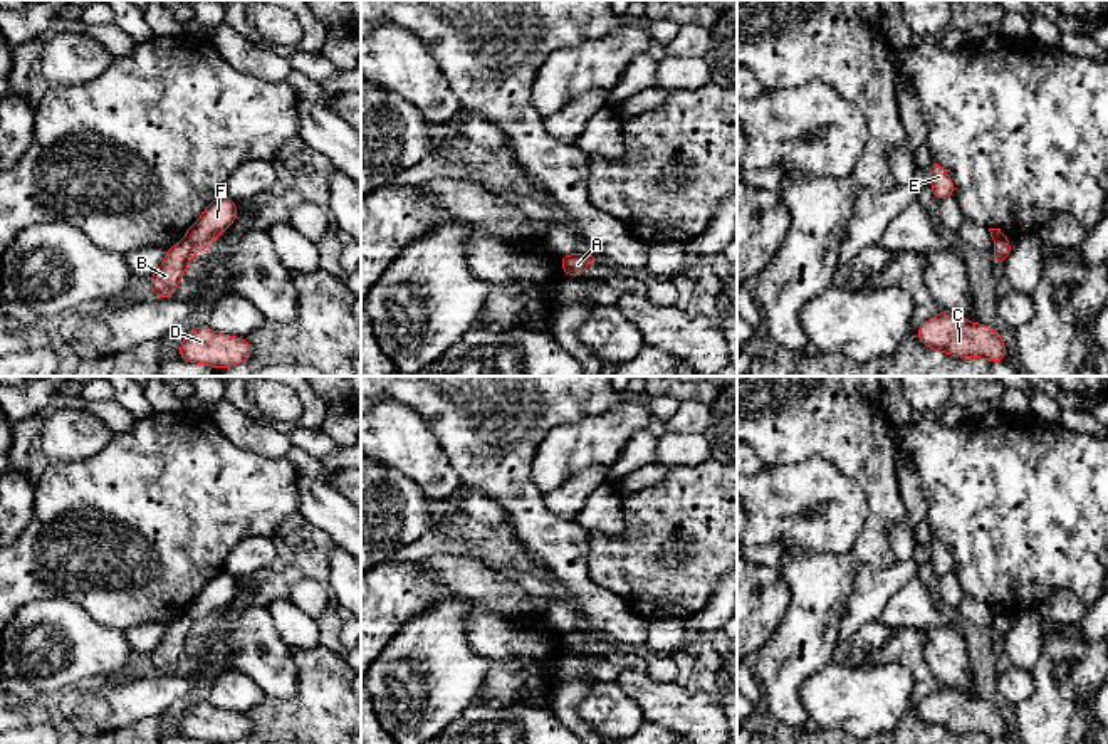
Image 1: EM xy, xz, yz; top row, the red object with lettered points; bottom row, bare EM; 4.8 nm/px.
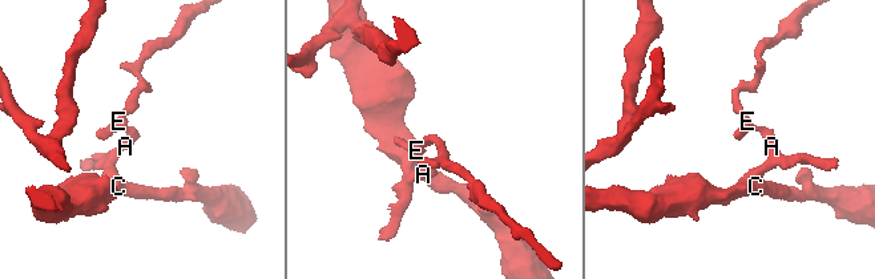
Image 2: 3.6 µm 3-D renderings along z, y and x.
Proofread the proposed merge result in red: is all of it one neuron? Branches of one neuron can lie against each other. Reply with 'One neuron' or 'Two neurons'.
Two neurons

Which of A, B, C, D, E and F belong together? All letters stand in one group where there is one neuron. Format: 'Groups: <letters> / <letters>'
Groups: A E F / B C D

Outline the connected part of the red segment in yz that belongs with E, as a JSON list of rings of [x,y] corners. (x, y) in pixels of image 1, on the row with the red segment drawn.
[[[932,161],[930,165],[930,188],[933,190],[933,196],[937,202],[942,202],[947,196],[955,193],[955,186],[952,178],[947,175],[945,168],[938,161]]]

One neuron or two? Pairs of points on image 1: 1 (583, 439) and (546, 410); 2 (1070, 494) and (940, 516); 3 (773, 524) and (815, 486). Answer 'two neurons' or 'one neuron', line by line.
1: two neurons
2: one neuron
3: one neuron

